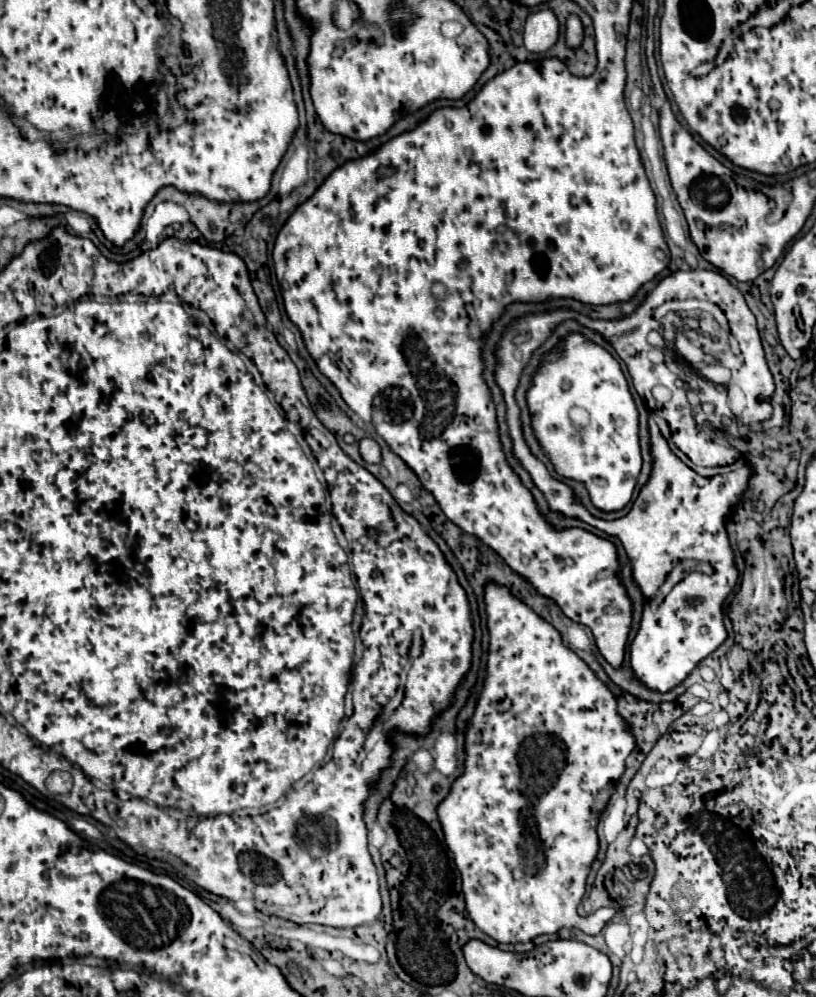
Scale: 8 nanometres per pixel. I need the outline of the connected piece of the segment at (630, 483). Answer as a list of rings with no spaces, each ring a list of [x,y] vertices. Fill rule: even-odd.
[[[577,333],[567,335],[567,337],[563,339],[561,347],[555,349],[553,353],[549,353],[549,355],[545,357],[545,361],[541,363],[539,371],[535,373],[535,377],[533,377],[533,387],[527,391],[527,403],[529,403],[531,417],[533,417],[535,435],[537,435],[537,439],[541,441],[541,445],[543,445],[545,453],[549,455],[549,459],[553,461],[557,473],[561,473],[563,477],[571,477],[571,479],[577,479],[577,481],[585,483],[585,485],[587,485],[587,491],[589,491],[589,495],[591,495],[591,501],[593,501],[593,505],[595,505],[597,509],[601,509],[601,511],[617,511],[617,509],[623,509],[623,507],[631,501],[631,497],[633,497],[635,479],[637,479],[639,469],[641,469],[641,451],[639,451],[639,433],[637,433],[637,431],[639,431],[639,427],[637,427],[637,419],[639,419],[637,407],[635,407],[635,403],[633,403],[633,397],[631,397],[631,393],[629,393],[629,385],[627,385],[627,381],[625,381],[625,375],[623,375],[617,359],[615,359],[613,355],[609,355],[605,349],[601,349],[599,345],[587,341],[583,335],[577,335]],[[573,407],[583,407],[583,409],[589,413],[589,425],[587,425],[585,429],[577,429],[577,427],[571,423],[569,411],[571,411]]]

